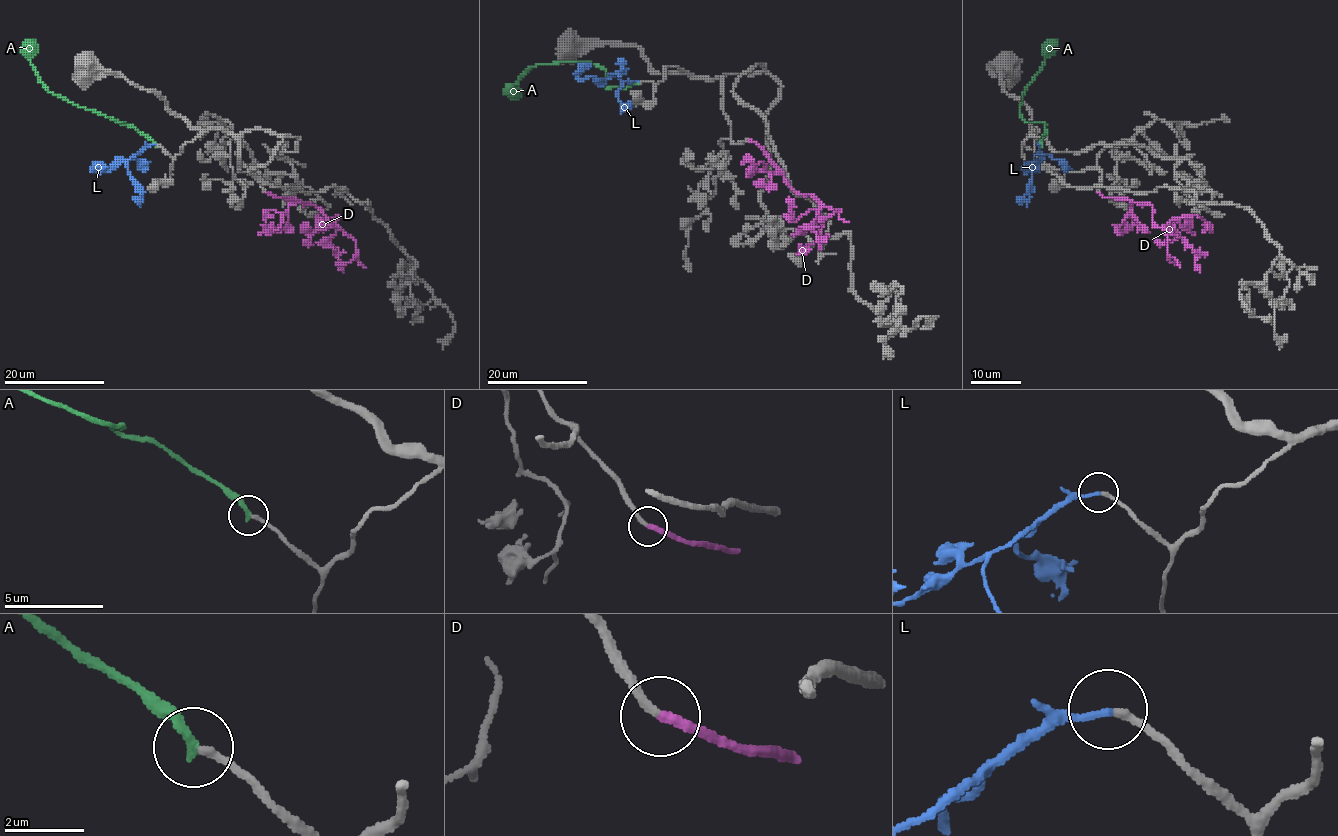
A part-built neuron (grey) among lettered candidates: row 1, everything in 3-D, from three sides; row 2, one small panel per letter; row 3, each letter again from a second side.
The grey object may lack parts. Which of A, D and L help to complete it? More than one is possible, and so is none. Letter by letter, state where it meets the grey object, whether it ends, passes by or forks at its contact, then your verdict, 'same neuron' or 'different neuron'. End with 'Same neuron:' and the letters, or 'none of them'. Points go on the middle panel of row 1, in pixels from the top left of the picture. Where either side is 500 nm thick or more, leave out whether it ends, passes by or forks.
A: meets grey at (638, 84); it ends there; different neuron
D: meets grey at (749, 140); it ends there; same neuron
L: meets grey at (638, 82); it ends there; same neuron
Same neuron: D, L

